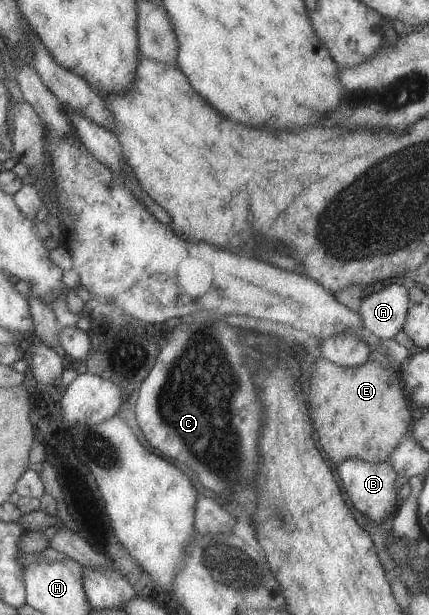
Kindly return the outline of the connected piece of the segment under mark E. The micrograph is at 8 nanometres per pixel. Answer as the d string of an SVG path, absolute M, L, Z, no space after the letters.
M323 357L316 359L313 373L309 377L309 393L313 397L308 395L307 403L313 407L309 407L308 414L313 419L311 425L317 443L329 461L335 465L341 463L343 459L360 459L369 463L388 461L391 451L410 432L408 423L411 419L411 407L403 392L399 374L389 367L381 367L371 359L359 367L339 367Z

